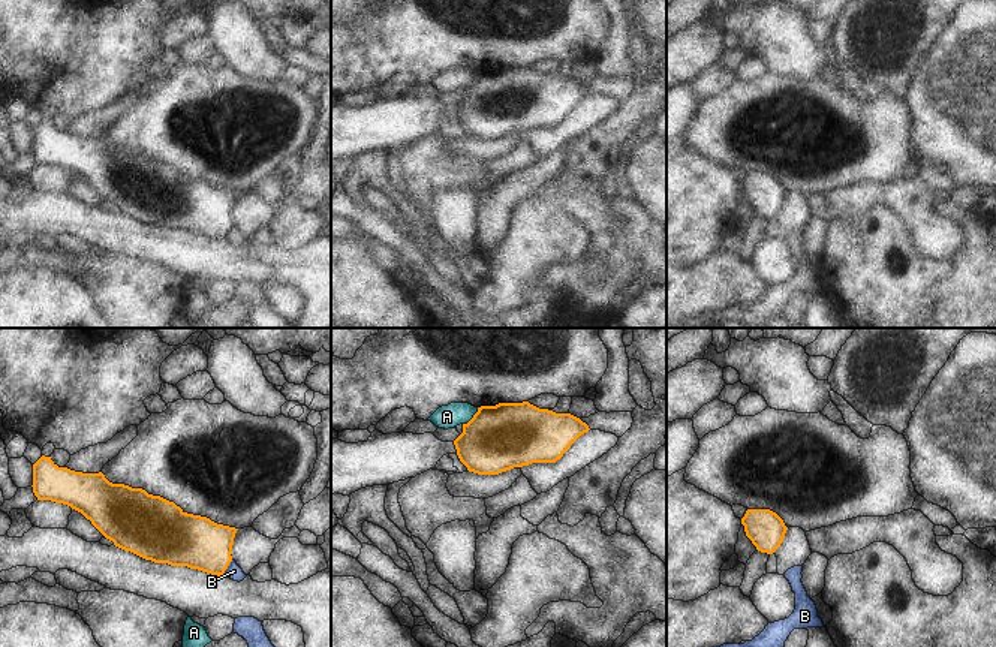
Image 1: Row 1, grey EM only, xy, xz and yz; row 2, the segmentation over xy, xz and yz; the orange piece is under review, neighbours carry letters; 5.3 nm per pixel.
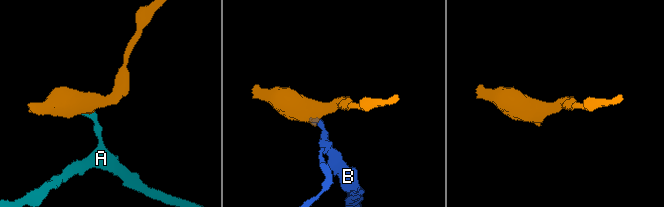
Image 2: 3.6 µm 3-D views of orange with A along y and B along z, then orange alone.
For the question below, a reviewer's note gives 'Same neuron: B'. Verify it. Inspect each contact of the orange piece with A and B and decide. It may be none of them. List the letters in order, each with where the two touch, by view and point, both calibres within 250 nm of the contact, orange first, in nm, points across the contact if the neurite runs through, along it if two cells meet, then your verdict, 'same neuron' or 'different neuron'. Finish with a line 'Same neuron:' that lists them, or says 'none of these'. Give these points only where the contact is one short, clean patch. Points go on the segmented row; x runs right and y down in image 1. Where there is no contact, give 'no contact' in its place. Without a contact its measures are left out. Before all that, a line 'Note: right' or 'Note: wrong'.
Note: wrong
A: contact xz (474, 417); calibres 360 and 130 nm; border xz (478, 408), (463, 424); different neuron
B: contact xy (226, 568); calibres 280 and 80 nm; border xy (232, 560), (223, 574); different neuron
Same neuron: none of these

